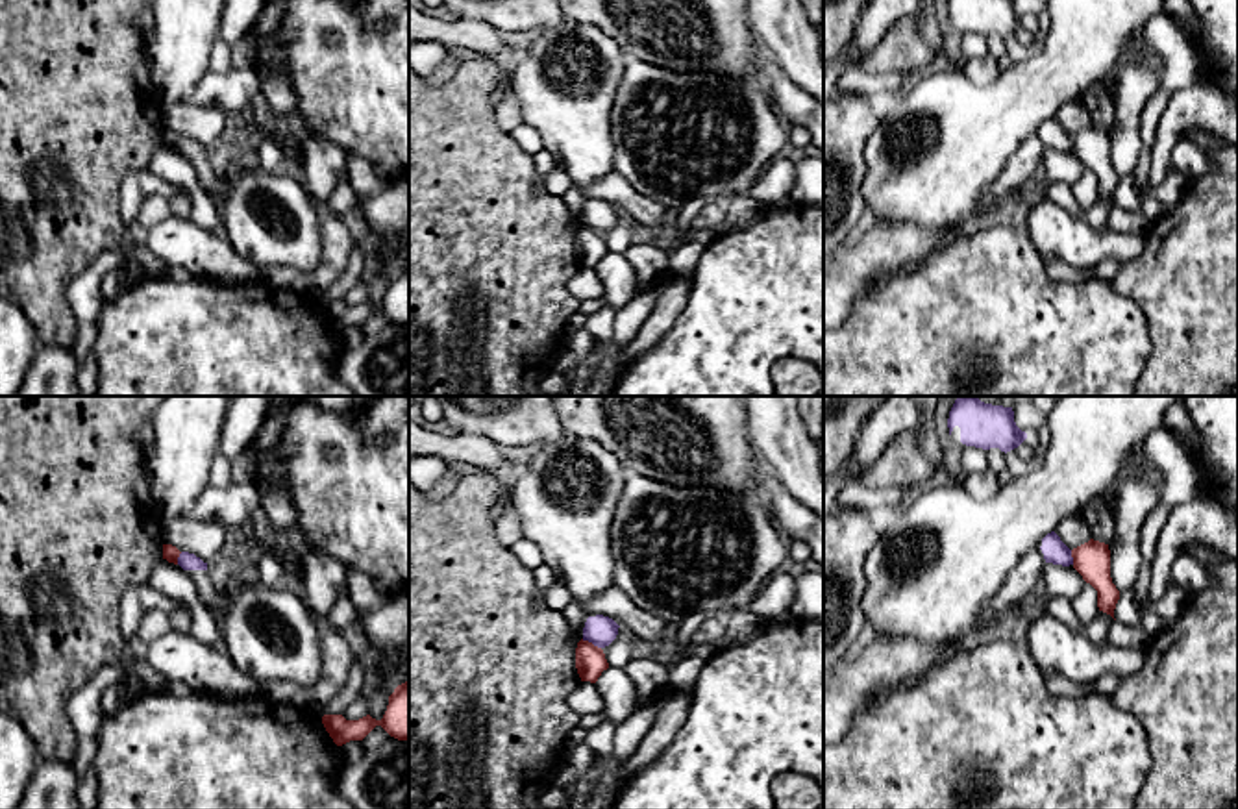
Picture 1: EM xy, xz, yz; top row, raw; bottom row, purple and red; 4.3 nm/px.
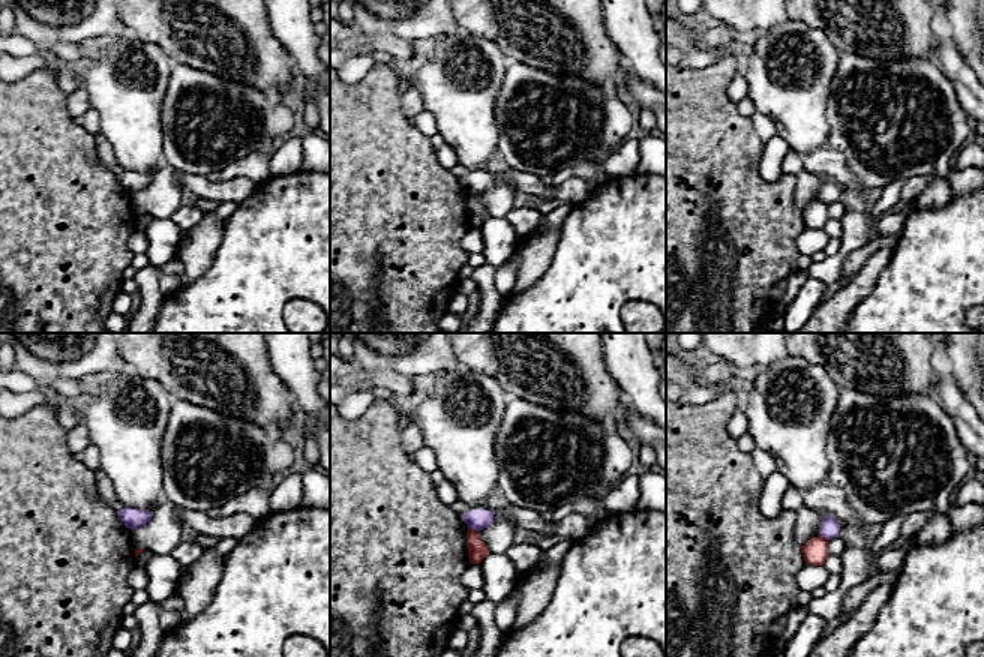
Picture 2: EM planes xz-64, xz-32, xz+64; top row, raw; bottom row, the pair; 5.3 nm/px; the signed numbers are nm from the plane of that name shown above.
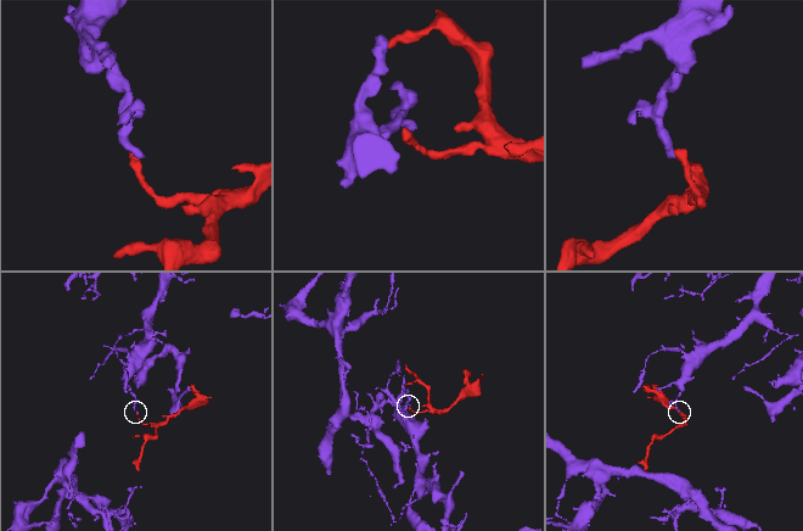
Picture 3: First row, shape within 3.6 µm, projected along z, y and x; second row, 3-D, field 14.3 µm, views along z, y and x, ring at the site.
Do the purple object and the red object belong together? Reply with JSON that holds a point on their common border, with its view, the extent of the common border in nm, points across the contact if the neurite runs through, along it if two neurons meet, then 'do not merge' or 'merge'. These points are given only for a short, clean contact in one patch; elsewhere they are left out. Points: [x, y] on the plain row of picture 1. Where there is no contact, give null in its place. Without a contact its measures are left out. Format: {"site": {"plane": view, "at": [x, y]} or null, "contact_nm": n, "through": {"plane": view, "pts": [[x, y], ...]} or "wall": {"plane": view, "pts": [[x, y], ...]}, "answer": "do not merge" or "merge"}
{"site": {"plane": "xz", "at": [591, 226]}, "contact_nm": 100, "wall": {"plane": "xz", "pts": [[581, 224], [600, 234]]}, "answer": "do not merge"}

